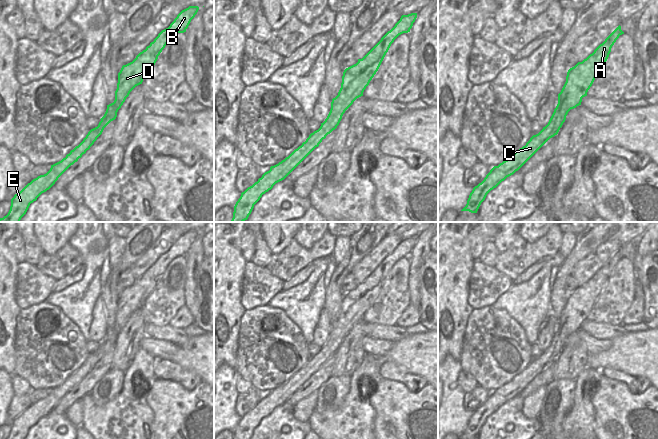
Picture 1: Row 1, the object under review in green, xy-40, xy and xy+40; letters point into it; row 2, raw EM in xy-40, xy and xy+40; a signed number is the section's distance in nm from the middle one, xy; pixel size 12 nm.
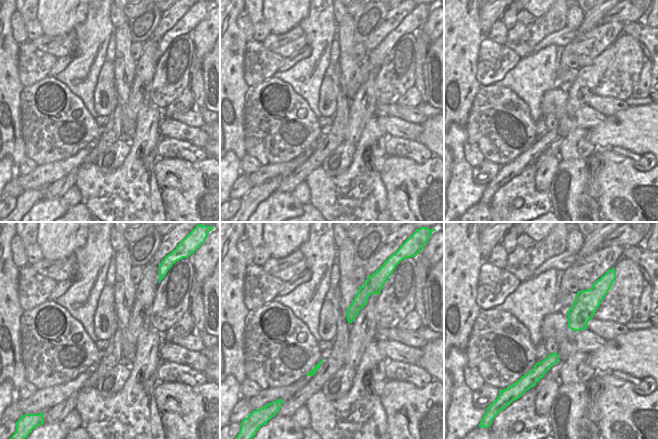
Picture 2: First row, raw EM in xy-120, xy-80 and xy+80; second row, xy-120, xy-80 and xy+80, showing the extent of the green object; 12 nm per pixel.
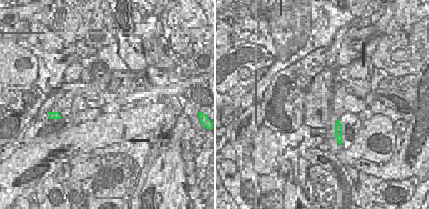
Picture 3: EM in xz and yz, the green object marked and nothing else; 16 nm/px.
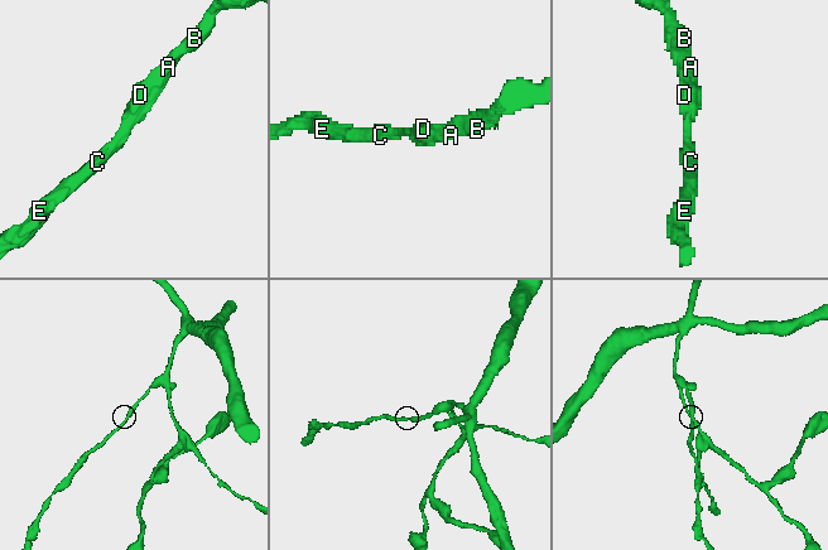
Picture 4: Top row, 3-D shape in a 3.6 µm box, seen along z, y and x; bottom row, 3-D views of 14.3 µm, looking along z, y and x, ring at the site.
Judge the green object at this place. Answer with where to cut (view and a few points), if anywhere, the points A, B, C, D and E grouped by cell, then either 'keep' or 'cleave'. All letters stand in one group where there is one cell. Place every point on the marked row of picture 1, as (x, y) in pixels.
no cut; A B C D E; keep

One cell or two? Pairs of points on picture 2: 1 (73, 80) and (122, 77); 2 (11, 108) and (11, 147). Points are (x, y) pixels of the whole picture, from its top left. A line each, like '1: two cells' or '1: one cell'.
1: two cells
2: one cell

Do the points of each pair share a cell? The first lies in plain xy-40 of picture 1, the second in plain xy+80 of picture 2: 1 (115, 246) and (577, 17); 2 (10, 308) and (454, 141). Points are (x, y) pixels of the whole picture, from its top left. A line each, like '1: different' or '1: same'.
1: same
2: different

